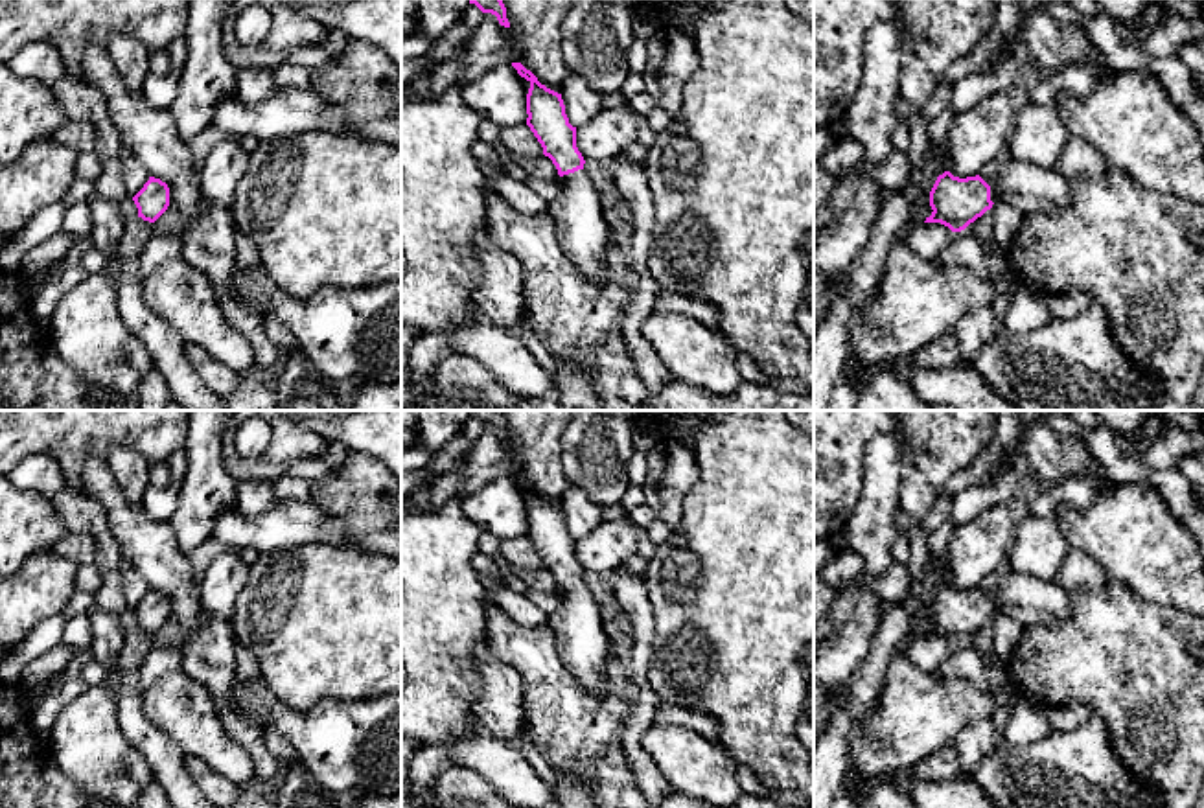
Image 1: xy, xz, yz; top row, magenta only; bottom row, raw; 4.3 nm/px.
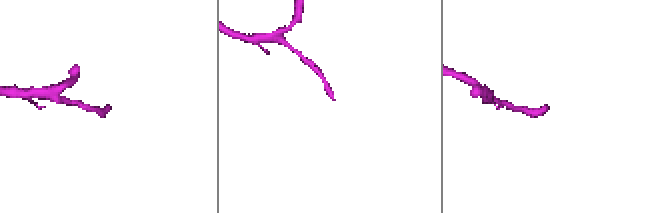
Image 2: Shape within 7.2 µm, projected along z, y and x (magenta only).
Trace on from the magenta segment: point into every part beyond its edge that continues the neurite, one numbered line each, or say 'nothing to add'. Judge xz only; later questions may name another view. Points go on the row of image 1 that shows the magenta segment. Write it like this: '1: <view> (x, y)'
1: xz (582, 230)

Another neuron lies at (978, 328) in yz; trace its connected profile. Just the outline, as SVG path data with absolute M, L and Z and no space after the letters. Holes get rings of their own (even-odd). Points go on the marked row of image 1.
M979 307L961 318L954 329L961 346L961 364L970 368L976 352L996 337L992 307Z

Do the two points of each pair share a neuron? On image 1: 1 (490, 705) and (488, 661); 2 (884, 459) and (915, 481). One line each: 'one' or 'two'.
1: one
2: two

